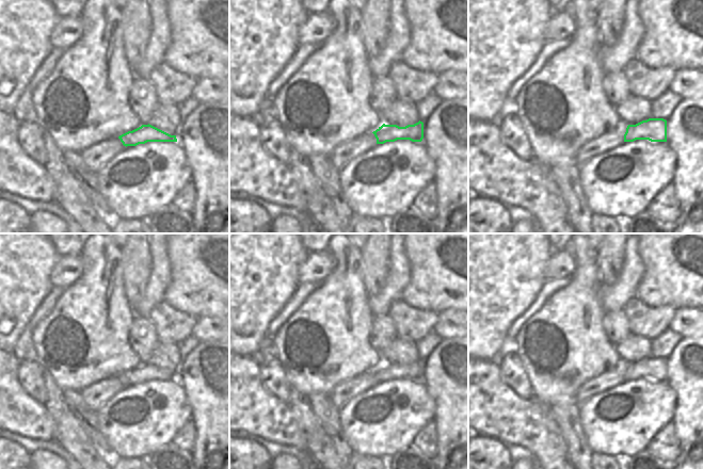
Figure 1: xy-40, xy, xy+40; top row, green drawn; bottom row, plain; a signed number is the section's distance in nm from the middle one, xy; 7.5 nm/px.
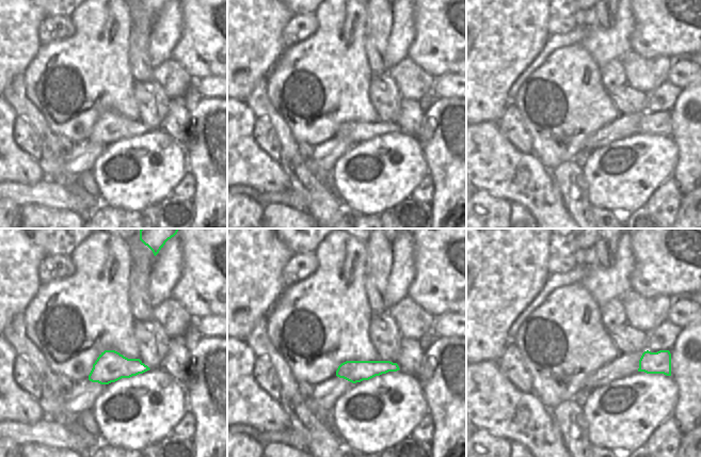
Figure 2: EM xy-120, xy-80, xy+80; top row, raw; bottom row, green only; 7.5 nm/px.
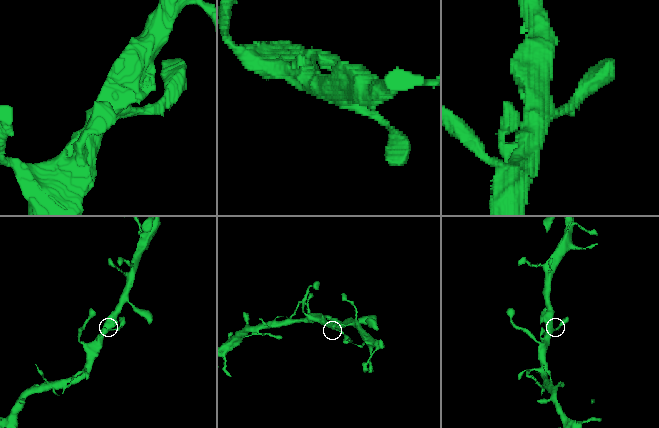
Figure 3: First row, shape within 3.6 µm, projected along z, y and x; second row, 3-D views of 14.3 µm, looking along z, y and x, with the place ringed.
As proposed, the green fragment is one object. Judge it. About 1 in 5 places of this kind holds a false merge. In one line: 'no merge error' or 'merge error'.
no merge error

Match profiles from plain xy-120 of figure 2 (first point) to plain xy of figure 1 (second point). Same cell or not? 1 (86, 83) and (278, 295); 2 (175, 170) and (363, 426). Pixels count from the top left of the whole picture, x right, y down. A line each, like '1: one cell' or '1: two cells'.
1: two cells
2: one cell

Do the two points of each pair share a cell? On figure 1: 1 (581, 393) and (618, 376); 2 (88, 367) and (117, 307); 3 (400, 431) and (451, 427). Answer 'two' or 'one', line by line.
1: one
2: one
3: two

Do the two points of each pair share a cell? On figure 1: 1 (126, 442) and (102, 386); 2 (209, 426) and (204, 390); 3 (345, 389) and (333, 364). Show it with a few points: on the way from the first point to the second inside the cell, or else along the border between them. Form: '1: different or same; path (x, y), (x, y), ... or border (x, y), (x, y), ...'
1: different; border (126, 386), (97, 410)
2: same; path (209, 418), (209, 399)
3: different; border (365, 372), (339, 383), (328, 395)

